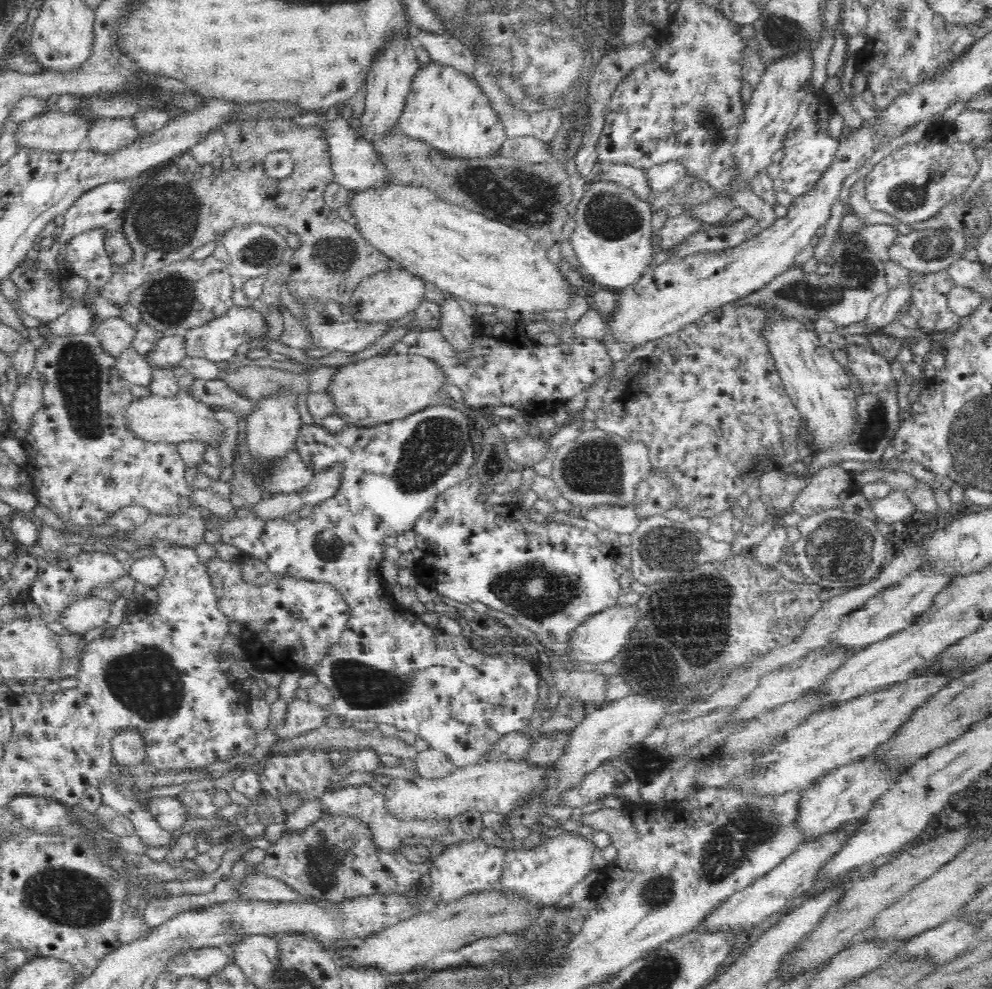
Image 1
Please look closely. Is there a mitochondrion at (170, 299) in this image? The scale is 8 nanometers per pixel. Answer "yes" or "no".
yes

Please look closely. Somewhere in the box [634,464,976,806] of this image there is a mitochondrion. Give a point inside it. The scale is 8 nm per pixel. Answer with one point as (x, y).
(838, 549)

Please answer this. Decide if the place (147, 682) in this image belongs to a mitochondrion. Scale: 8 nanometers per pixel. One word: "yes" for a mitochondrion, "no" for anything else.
yes

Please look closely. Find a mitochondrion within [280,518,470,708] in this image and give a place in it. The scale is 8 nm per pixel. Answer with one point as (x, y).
(327, 548)

